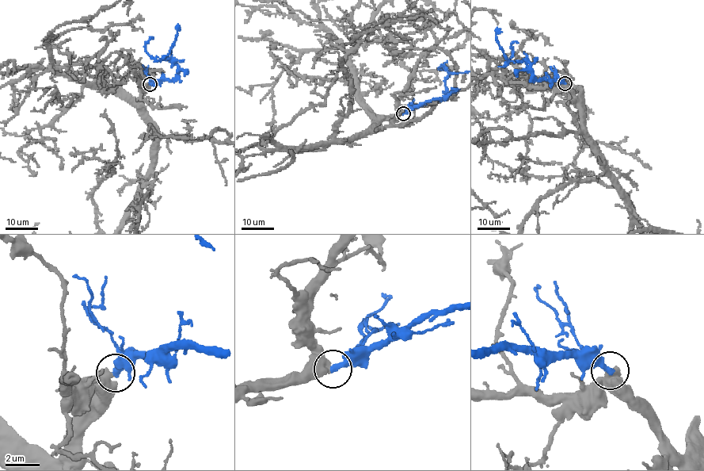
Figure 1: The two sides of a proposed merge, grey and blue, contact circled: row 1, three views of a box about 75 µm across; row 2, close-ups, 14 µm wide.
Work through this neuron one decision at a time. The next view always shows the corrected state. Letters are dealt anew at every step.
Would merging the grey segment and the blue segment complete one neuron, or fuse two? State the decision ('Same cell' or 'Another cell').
Same cell

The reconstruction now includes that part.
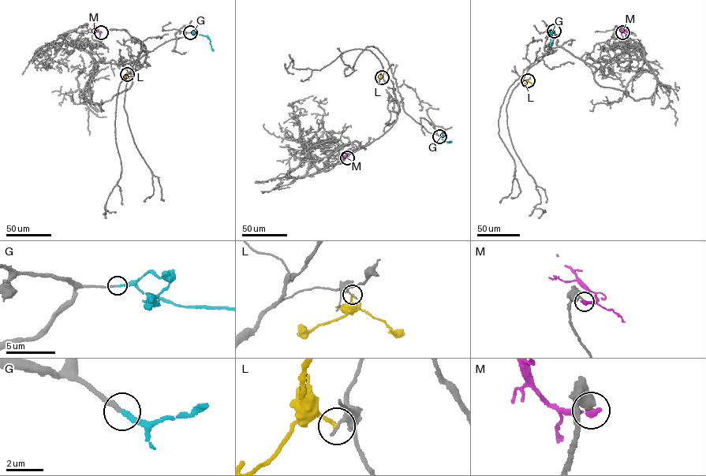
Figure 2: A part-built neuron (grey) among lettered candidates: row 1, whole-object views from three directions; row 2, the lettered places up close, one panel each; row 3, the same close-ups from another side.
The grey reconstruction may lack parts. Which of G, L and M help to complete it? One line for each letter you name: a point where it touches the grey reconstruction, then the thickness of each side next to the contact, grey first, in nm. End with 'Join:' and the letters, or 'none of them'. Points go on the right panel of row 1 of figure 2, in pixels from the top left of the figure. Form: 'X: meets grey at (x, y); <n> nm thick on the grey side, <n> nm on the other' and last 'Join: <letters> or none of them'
G: meets grey at (554, 31); 240 nm thick on the grey side, 260 nm on the other
Join: G

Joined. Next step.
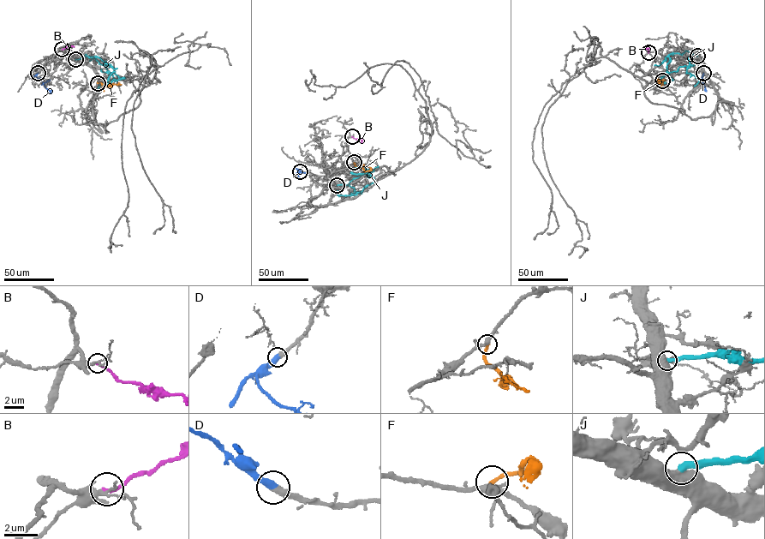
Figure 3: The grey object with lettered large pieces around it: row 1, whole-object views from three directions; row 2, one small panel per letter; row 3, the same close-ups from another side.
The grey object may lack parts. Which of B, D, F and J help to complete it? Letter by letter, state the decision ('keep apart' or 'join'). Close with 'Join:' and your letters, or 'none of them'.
B: keep apart
D: join
F: keep apart
J: keep apart
Join: D

